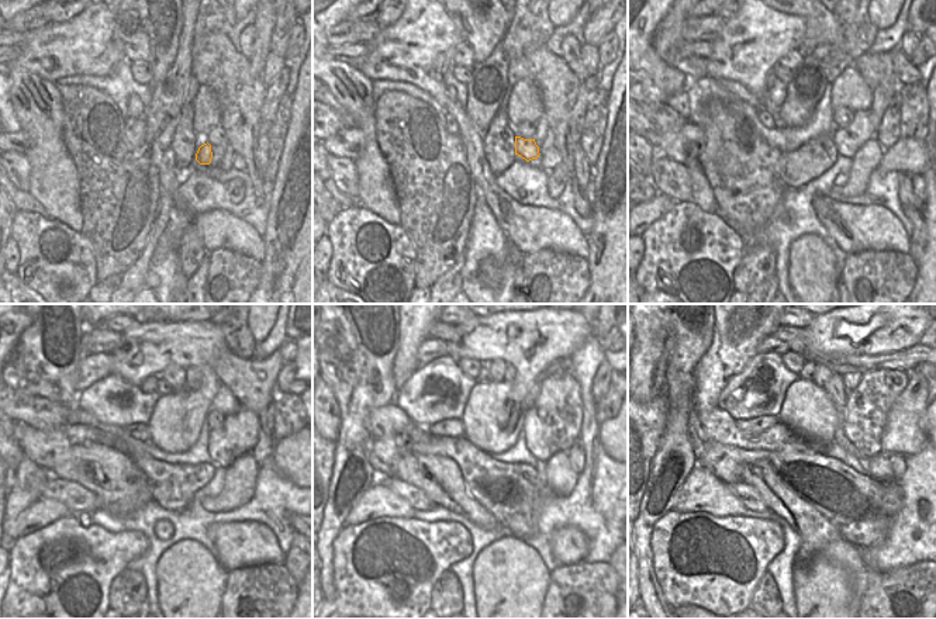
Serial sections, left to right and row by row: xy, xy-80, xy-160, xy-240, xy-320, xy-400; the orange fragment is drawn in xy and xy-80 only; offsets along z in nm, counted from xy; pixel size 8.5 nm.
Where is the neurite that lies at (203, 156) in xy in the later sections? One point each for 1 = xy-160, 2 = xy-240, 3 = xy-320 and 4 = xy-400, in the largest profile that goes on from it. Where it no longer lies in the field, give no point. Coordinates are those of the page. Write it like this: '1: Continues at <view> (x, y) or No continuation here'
1: Continues at xy-160 (848, 139)
2: Continues at xy-240 (238, 434)
3: Continues at xy-320 (552, 424)
4: Continues at xy-400 (864, 414)

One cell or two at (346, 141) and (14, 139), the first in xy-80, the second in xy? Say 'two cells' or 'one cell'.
one cell

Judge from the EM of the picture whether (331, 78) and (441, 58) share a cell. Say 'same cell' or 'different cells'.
different cells

